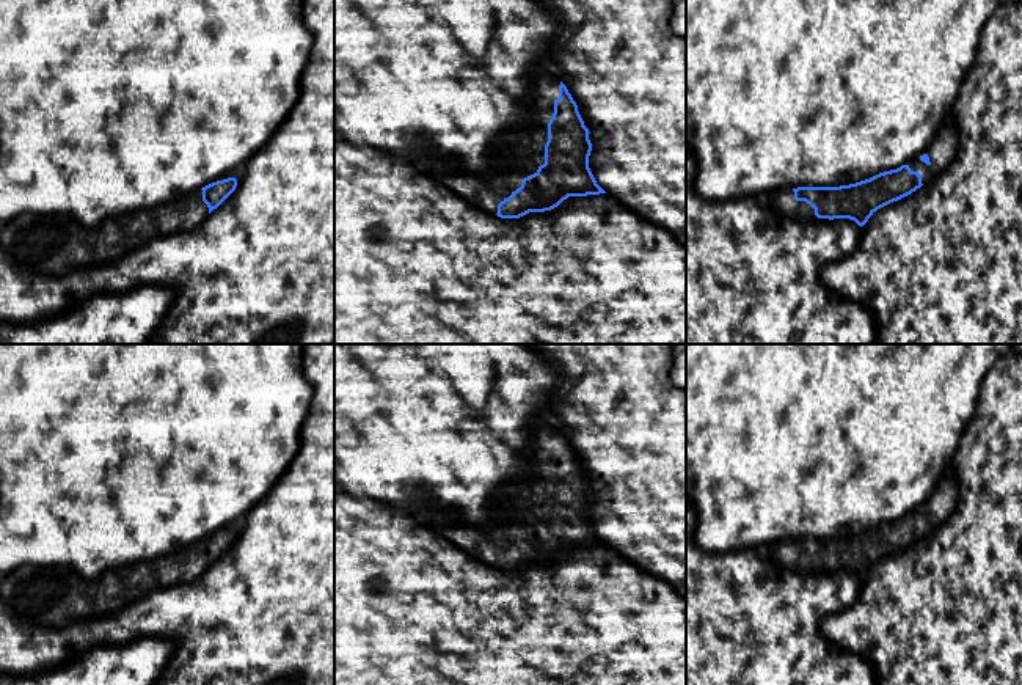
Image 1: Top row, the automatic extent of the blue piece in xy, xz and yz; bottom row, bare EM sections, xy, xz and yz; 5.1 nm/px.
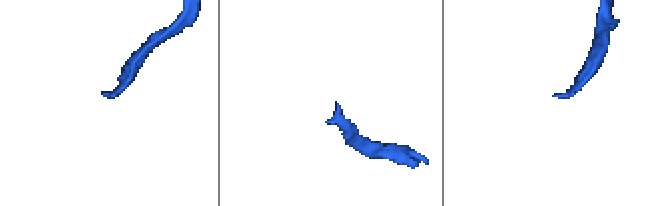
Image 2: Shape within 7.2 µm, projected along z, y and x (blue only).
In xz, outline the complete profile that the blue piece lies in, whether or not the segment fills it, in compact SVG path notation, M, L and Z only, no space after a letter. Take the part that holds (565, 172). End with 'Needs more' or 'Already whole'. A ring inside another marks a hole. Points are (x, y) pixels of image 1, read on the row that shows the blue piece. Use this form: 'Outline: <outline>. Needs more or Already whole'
Outline: M548 69L535 75L532 104L524 124L507 132L496 146L491 159L493 178L473 176L454 160L441 159L436 154L419 156L416 165L485 212L501 218L520 218L529 212L551 211L568 196L606 193L589 168L592 151L589 134L567 86Z. Needs more

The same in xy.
Outline: M235 178L217 181L165 204L107 218L94 228L80 225L72 215L24 214L0 225L0 245L20 269L60 277L122 258L154 237L196 228L235 187Z. Needs more

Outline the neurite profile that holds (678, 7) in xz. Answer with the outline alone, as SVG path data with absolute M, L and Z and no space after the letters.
M672 0L670 25L673 33L686 39L686 0Z

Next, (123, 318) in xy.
M163 286L93 295L47 321L0 321L0 344L148 344L173 300Z

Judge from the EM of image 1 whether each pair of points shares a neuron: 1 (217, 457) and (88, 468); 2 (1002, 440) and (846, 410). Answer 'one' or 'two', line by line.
1: one
2: two

